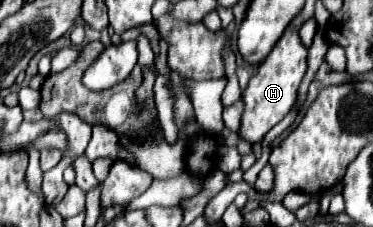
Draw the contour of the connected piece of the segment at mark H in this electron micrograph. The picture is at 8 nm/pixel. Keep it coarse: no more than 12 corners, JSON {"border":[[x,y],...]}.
{"border":[[289,28],[241,92],[249,144],[289,114],[307,48]]}

